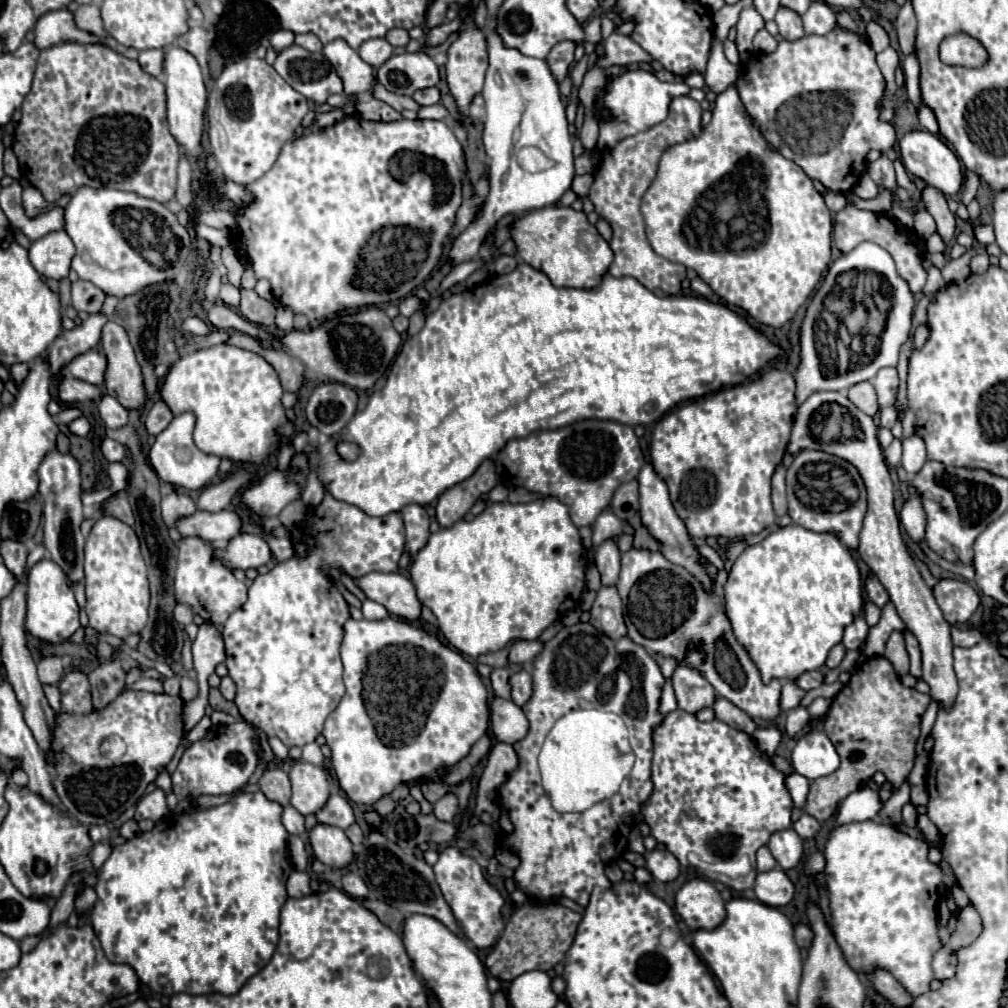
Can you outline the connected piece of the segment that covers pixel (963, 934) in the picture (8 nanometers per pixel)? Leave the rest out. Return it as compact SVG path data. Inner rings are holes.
M965 906L961 912L959 912L959 918L957 918L957 930L951 934L951 940L949 940L949 946L953 950L959 950L961 946L969 946L983 930L983 924L981 924L981 916L979 912L973 908L973 906Z

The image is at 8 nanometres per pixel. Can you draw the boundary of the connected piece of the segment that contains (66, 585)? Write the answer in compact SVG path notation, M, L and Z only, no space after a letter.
M43 558L29 570L29 588L27 588L27 616L25 616L25 628L45 642L57 644L63 640L69 640L73 632L79 628L79 606L75 602L73 594L73 582L67 578L63 568Z

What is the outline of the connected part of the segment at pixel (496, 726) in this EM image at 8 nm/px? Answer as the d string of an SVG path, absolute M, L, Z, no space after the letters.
M495 698L493 700L493 714L491 714L491 730L499 742L515 744L525 738L529 730L529 722L519 706L511 700Z

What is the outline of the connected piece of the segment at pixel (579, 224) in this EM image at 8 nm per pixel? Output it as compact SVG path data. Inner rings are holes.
M547 206L541 210L525 212L521 218L515 218L509 224L509 234L517 246L517 256L525 260L527 264L531 264L535 270L545 272L555 286L563 286L563 288L595 286L595 282L599 282L599 274L607 272L611 258L613 258L609 244L599 236L595 226L587 222L587 216L583 212L575 212L573 208L565 208L565 206Z

